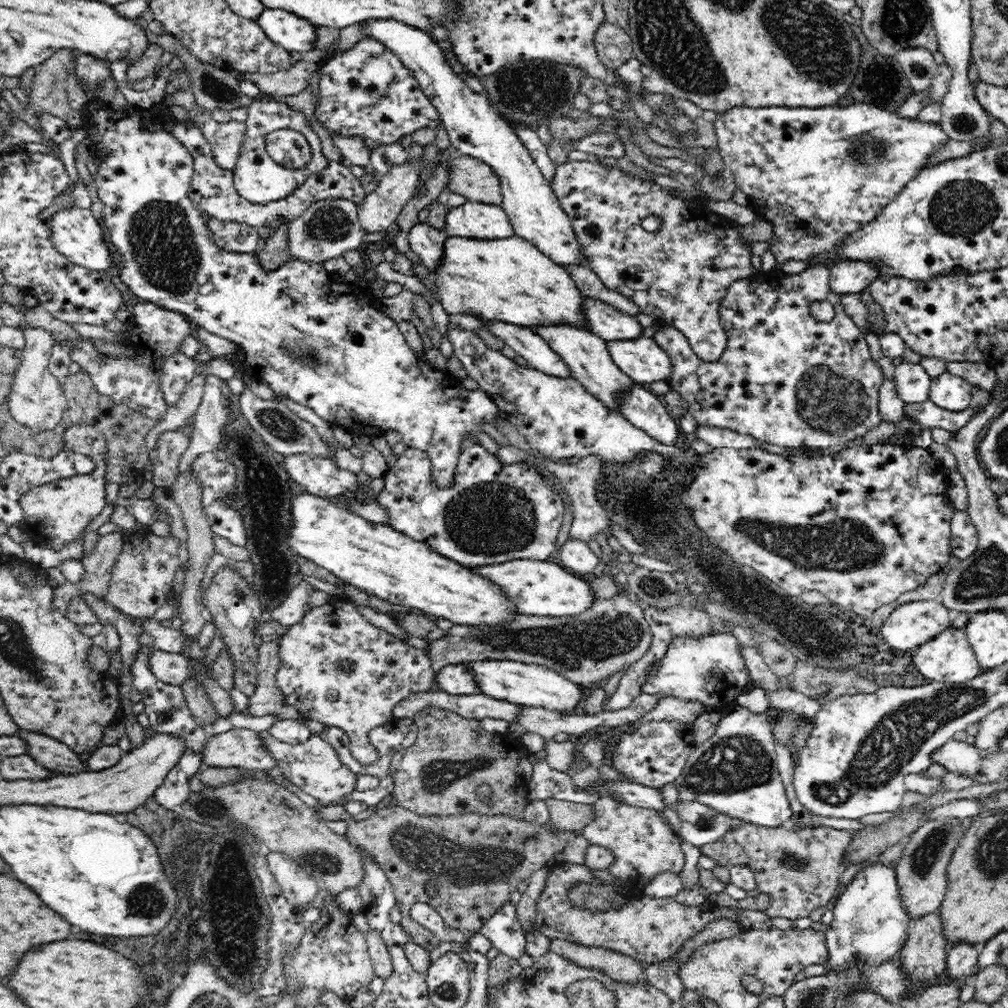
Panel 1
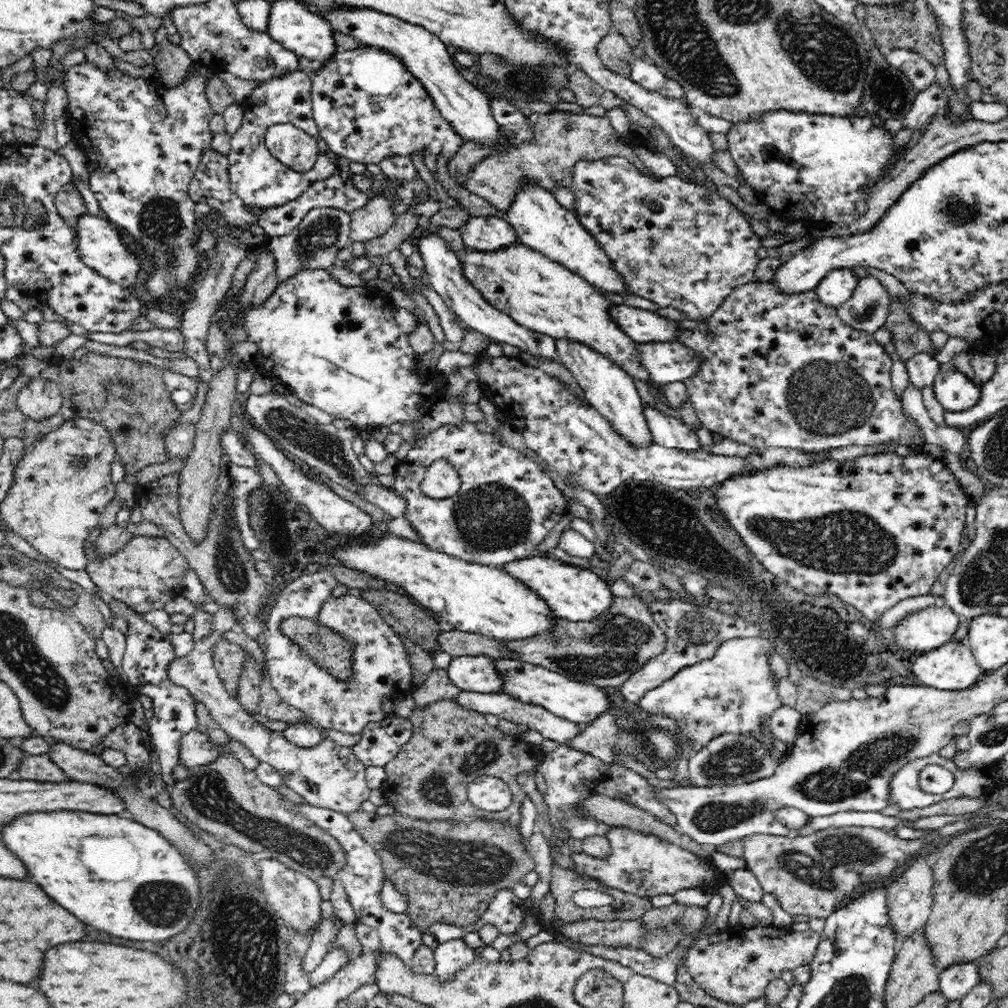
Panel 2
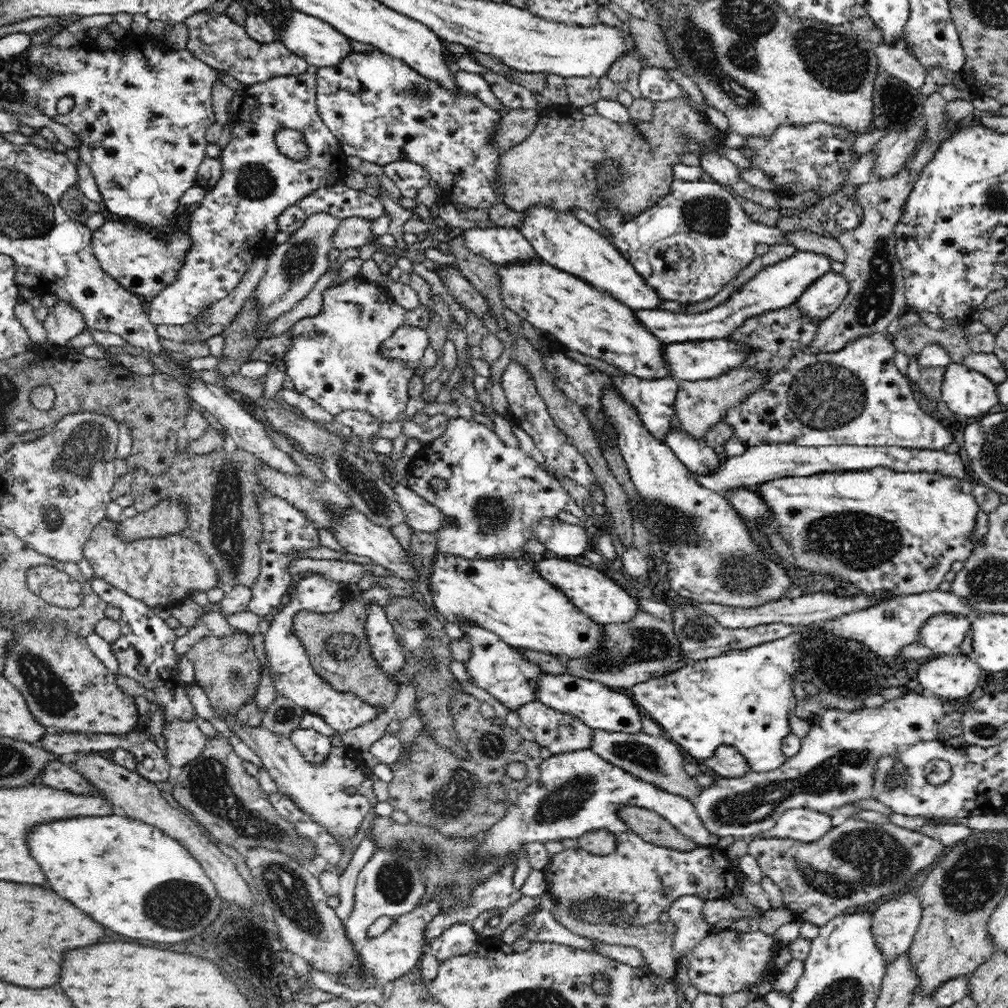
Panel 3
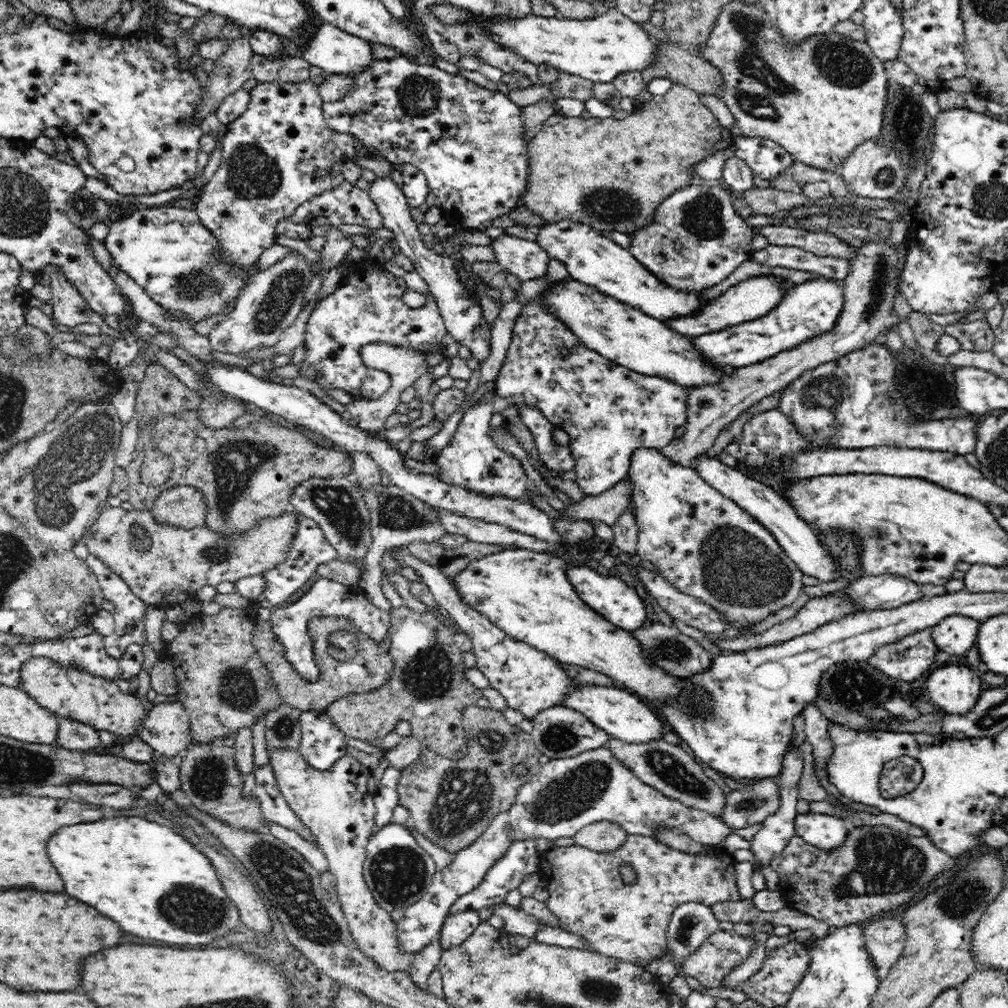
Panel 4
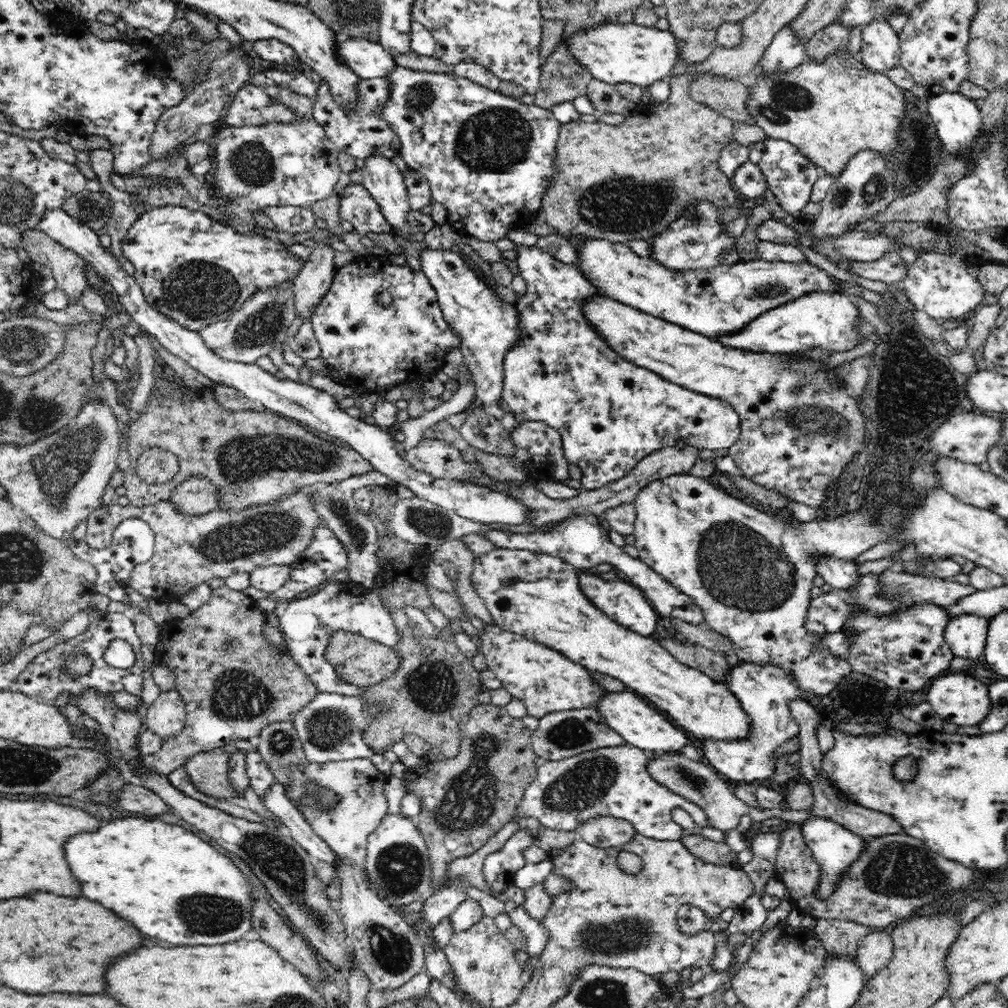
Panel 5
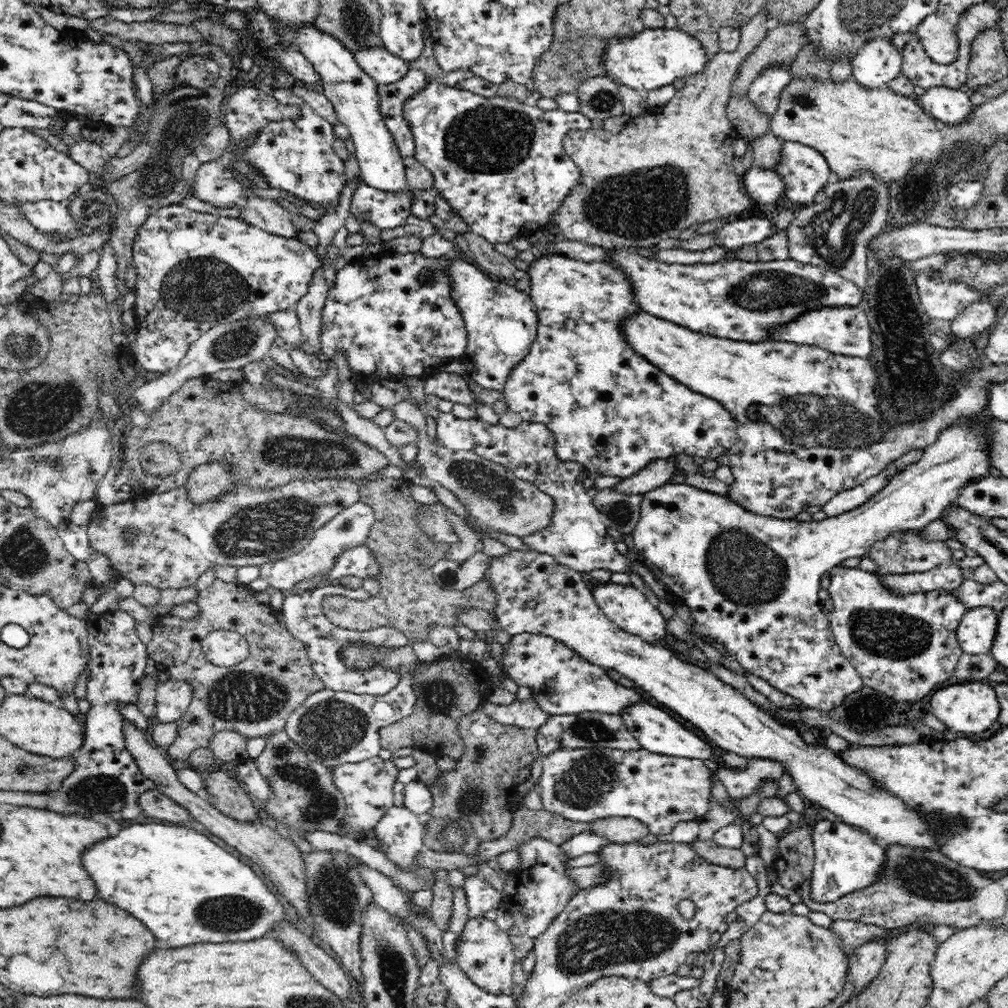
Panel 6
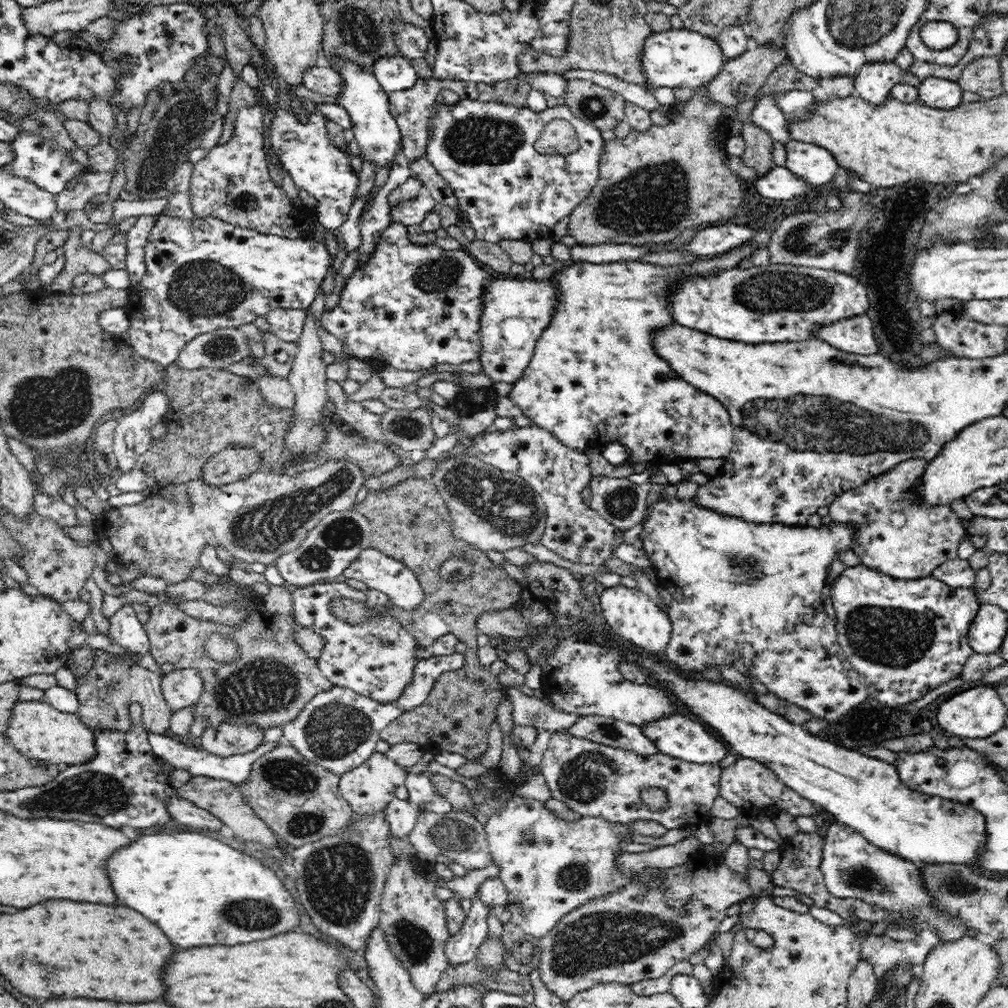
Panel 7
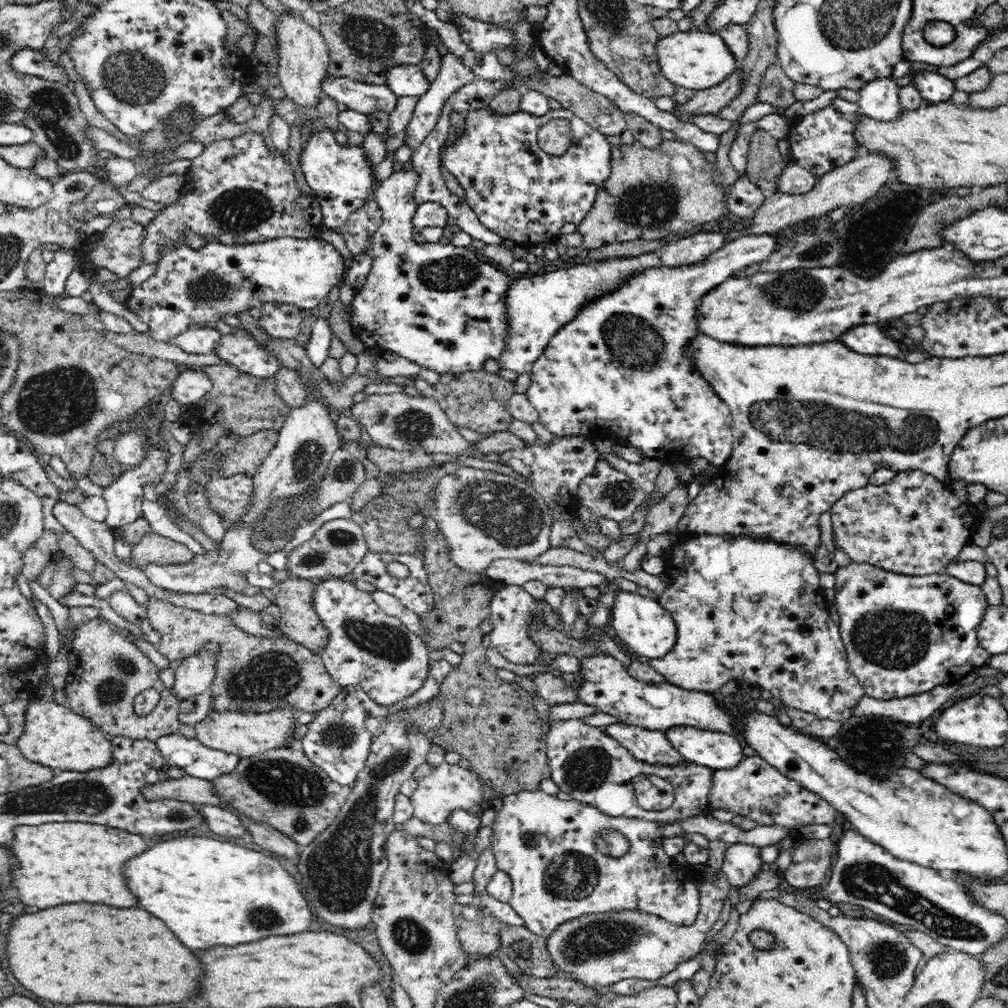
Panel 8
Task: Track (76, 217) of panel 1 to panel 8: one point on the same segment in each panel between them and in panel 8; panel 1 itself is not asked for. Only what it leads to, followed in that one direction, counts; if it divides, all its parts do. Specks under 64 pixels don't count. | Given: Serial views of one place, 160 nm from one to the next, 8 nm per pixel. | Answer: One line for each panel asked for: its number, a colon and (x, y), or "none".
2: (101, 248)
3: (142, 264)
4: (167, 251)
5: (195, 271)
6: (190, 279)
7: (195, 281)
8: (191, 286)

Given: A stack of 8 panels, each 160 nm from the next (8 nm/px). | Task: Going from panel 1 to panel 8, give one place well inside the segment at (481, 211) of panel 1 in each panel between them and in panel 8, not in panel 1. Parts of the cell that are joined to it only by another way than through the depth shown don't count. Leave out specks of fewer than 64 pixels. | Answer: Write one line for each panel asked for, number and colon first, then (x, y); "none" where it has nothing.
2: (489, 234)
3: (503, 246)
4: (526, 259)
5: (610, 413)
6: (611, 410)
7: (594, 379)
8: (619, 371)

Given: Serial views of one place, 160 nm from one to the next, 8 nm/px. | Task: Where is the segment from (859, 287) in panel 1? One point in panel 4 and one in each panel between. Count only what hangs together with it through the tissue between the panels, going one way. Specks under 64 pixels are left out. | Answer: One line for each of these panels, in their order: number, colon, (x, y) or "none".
2: (837, 286)
3: (819, 301)
4: (810, 309)

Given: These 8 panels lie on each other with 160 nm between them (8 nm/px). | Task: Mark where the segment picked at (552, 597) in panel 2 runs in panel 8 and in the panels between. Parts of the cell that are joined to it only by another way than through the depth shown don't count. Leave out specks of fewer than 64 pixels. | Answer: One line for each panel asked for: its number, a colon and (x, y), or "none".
3: (603, 599)
4: (610, 597)
5: (625, 604)
6: (627, 607)
7: (630, 614)
8: (643, 624)

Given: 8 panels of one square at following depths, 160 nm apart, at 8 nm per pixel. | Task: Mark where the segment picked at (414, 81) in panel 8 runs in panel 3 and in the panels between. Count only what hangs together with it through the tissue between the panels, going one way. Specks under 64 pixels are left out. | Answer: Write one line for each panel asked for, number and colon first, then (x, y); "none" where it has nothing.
3: (315, 41)
4: (336, 52)
5: (367, 59)
6: (384, 67)
7: (395, 74)

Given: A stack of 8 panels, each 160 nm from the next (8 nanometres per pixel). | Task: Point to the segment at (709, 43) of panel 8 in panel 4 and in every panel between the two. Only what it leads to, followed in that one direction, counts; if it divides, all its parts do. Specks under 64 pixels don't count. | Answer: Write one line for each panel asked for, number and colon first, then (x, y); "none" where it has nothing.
4: (600, 49)
5: (615, 53)
6: (655, 58)
7: (674, 58)

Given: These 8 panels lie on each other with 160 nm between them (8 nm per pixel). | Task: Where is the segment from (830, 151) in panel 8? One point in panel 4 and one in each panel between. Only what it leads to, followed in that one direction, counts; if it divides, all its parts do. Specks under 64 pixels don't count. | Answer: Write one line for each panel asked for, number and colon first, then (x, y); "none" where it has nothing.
4: (767, 159)
5: (790, 175)
6: (804, 171)
7: (817, 165)

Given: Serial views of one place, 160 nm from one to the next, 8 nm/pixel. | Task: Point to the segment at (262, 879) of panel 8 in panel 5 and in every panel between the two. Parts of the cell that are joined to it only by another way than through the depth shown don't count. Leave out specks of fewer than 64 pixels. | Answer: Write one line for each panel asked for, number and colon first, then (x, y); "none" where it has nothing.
5: (171, 885)
6: (186, 889)
7: (199, 891)

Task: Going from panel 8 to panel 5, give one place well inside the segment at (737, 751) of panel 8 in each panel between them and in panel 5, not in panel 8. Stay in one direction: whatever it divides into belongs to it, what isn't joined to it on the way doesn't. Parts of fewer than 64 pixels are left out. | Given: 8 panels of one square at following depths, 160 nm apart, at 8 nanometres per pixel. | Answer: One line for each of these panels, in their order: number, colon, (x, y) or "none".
5: (642, 726)
6: (657, 731)
7: (677, 736)

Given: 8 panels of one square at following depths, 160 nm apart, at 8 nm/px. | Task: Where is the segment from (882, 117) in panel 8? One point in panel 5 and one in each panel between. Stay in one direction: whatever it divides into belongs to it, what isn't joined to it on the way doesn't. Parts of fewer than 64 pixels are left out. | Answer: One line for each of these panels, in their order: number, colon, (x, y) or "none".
5: (880, 53)
6: (878, 63)
7: (874, 84)

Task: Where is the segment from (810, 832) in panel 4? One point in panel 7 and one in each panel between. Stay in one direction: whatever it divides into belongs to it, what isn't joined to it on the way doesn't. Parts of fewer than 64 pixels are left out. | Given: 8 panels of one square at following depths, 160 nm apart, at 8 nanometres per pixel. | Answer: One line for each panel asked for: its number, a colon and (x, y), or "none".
5: (835, 848)
6: (846, 859)
7: (854, 868)

